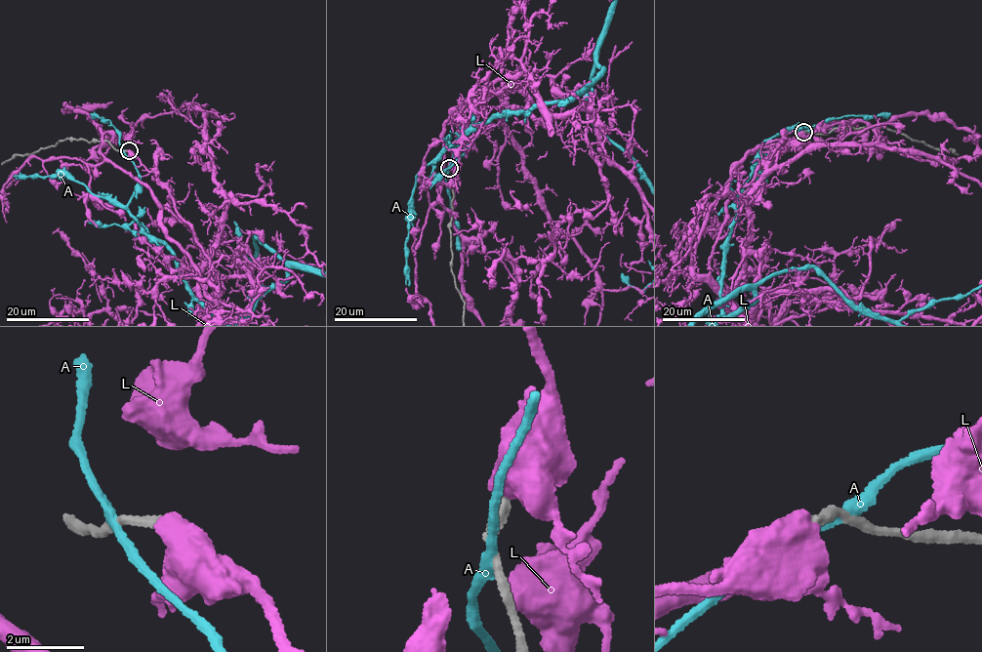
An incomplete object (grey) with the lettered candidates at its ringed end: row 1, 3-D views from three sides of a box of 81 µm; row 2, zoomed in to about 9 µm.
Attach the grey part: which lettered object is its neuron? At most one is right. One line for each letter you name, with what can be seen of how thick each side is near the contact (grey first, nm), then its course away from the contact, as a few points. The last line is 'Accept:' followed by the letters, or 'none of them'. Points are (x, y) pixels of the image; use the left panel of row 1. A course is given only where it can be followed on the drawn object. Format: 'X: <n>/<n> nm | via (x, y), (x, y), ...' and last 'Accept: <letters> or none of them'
Accept: none of them

